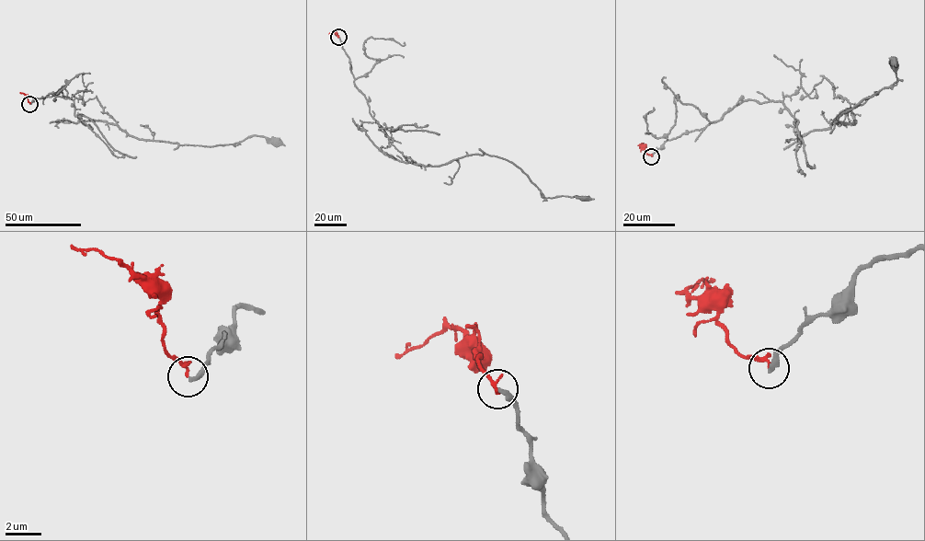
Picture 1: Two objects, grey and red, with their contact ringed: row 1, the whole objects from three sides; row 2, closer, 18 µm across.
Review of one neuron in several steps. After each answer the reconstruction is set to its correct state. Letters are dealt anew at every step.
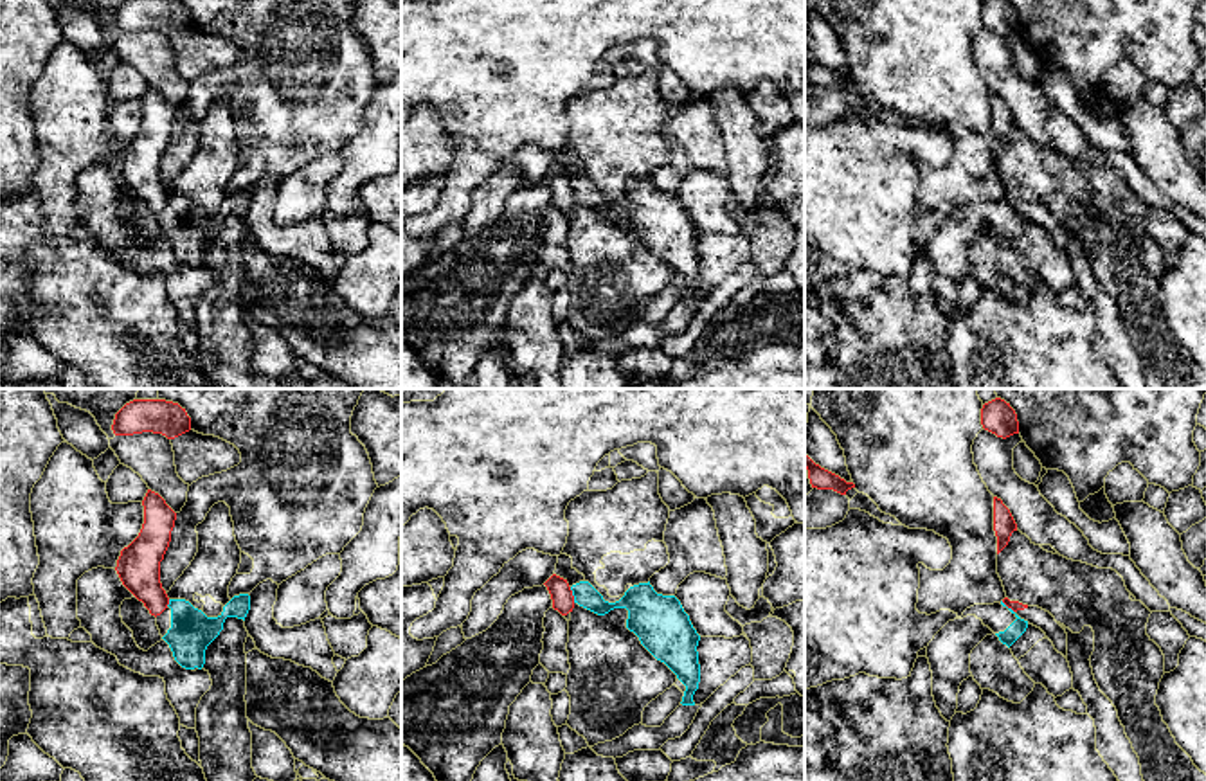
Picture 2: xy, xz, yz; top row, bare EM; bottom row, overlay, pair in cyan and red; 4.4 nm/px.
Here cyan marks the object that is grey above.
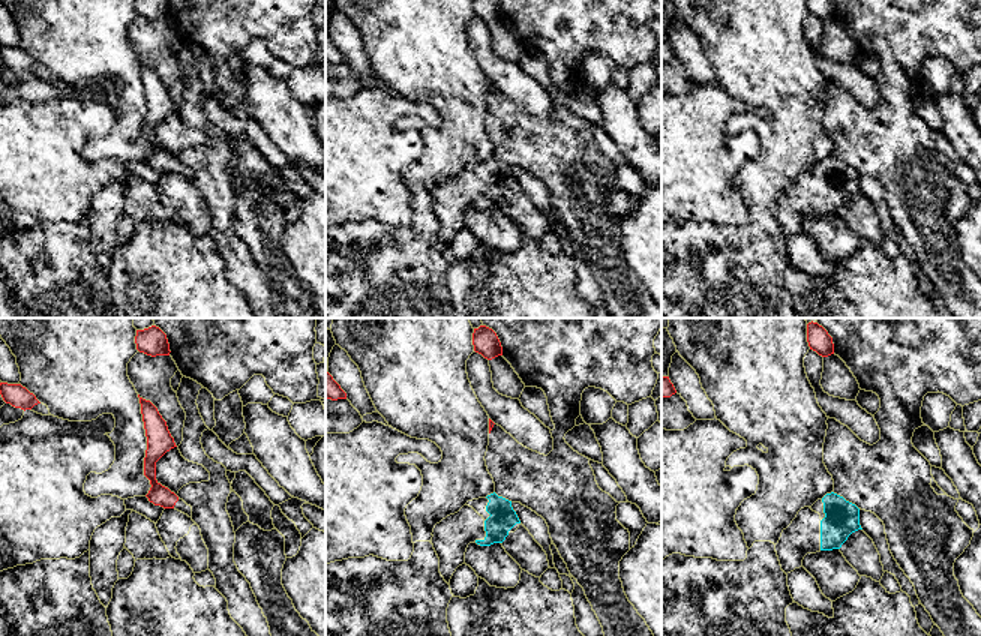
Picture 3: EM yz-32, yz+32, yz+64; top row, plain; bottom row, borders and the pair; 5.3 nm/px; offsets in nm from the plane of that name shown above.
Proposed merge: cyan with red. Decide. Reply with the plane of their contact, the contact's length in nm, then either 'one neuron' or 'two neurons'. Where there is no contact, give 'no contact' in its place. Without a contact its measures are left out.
xz | 80 nm | two neurons

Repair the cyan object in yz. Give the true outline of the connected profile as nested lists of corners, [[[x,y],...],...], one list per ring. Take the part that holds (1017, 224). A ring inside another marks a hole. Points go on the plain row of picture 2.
[[[1003,198],[994,202],[974,202],[959,216],[949,218],[929,239],[927,256],[932,268],[932,293],[941,313],[950,319],[958,306],[958,290],[970,270],[970,250],[986,234],[995,230],[1008,245],[1026,229],[1028,218],[1021,216]]]

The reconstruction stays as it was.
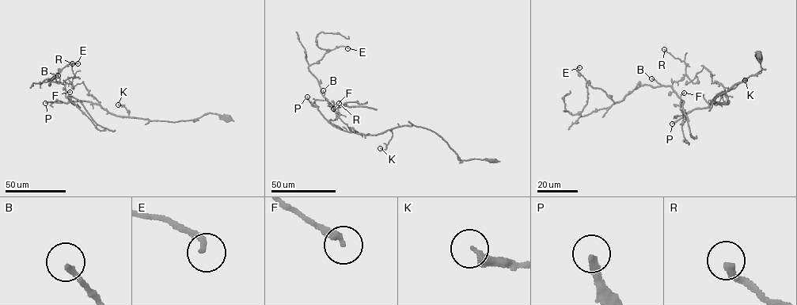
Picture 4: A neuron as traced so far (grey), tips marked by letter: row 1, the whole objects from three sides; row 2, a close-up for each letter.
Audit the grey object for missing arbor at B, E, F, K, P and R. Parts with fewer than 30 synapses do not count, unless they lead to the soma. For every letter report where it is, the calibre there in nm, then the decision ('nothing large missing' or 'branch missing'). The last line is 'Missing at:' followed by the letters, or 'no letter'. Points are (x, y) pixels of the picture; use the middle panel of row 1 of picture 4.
B: place (323, 90); calibre 200 nm; nothing large missing
E: place (347, 48); calibre 200 nm; nothing large missing
F: place (333, 108); calibre 320 nm; nothing large missing
K: place (380, 148); calibre 280 nm; nothing large missing
P: place (307, 97); calibre 300 nm; branch missing
R: place (339, 103); calibre 280 nm; nothing large missing
Missing at: P

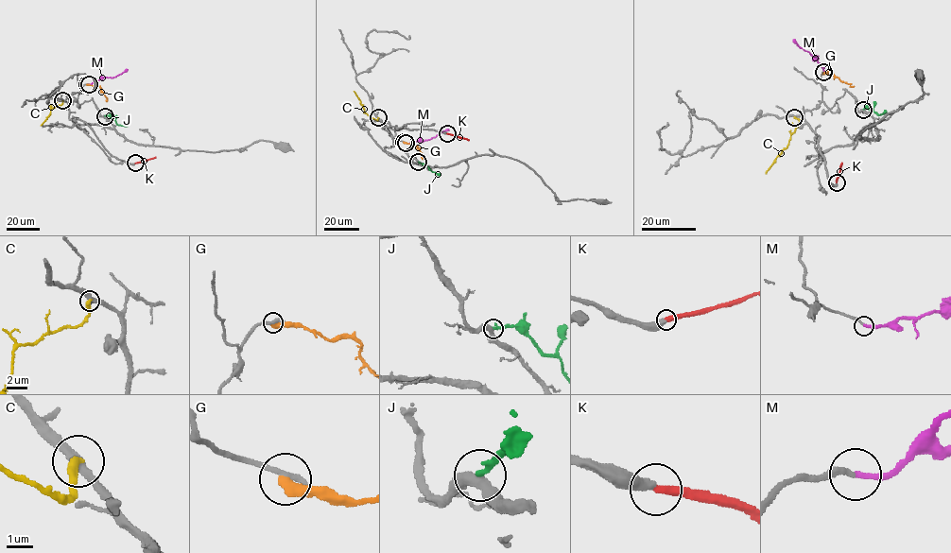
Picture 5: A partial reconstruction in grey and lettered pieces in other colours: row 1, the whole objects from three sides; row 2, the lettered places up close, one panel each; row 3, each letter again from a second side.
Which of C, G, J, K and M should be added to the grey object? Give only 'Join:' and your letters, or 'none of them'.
Join: K, M

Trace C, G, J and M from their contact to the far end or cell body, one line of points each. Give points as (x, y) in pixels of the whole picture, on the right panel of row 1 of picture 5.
C: (794, 117), (800, 122), (788, 145), (766, 174)
G: (822, 74), (829, 71), (841, 81), (854, 86)
J: (863, 109), (867, 107), (879, 115), (885, 112)
M: (823, 72), (814, 54), (800, 47), (794, 39)

